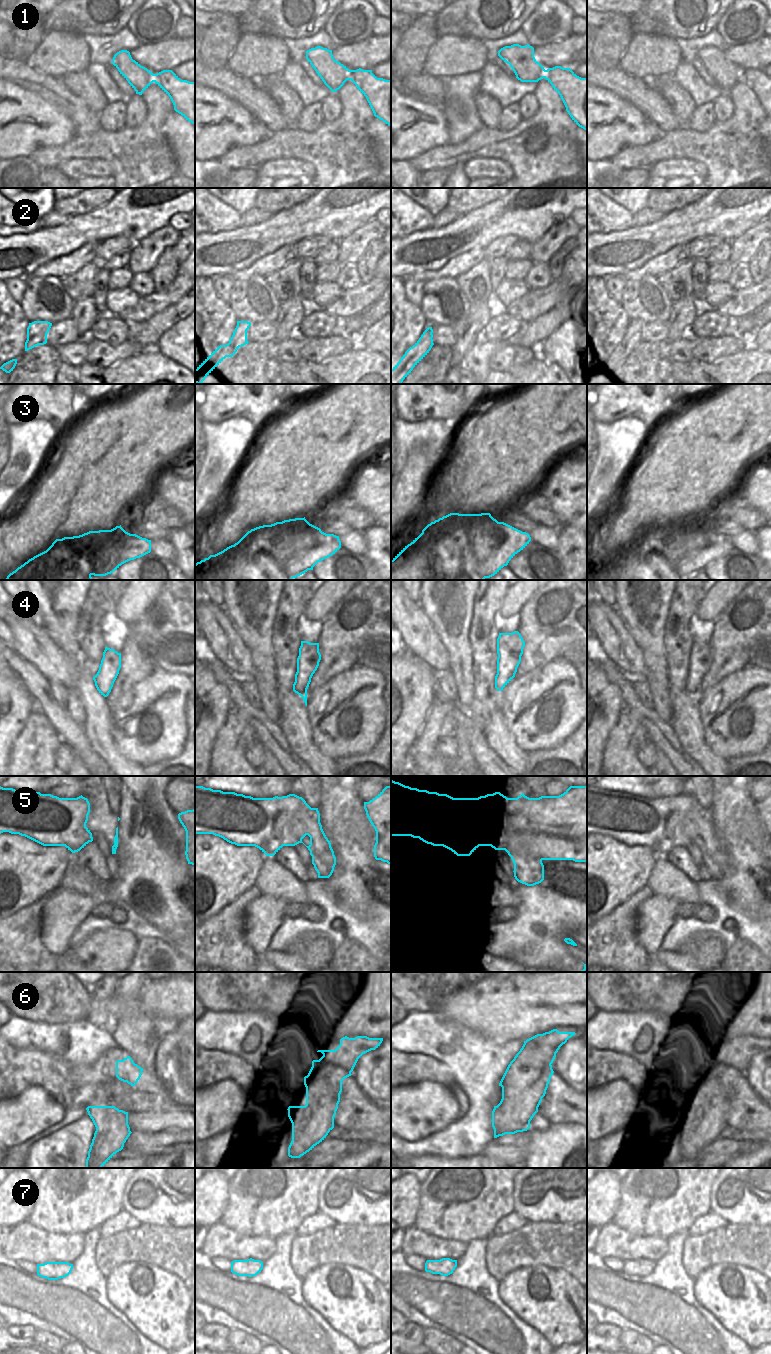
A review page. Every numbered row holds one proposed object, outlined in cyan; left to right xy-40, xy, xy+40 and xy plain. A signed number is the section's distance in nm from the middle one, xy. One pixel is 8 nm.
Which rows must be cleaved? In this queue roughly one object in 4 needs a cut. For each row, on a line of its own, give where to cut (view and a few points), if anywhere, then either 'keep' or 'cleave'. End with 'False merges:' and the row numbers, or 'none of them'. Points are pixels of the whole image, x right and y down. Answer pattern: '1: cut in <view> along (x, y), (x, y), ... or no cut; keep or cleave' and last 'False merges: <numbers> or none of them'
1: no cut; keep
2: no cut; keep
3: cut in xy along (269, 525), (272, 538), (253, 548), (264, 549), (292, 578); cleave
4: no cut; keep
5: cut in xy+40 along (510, 856), (517, 856), (521, 852), (532, 852), (542, 859); cleave
6: no cut; keep
7: no cut; keep
False merges: 3, 5

